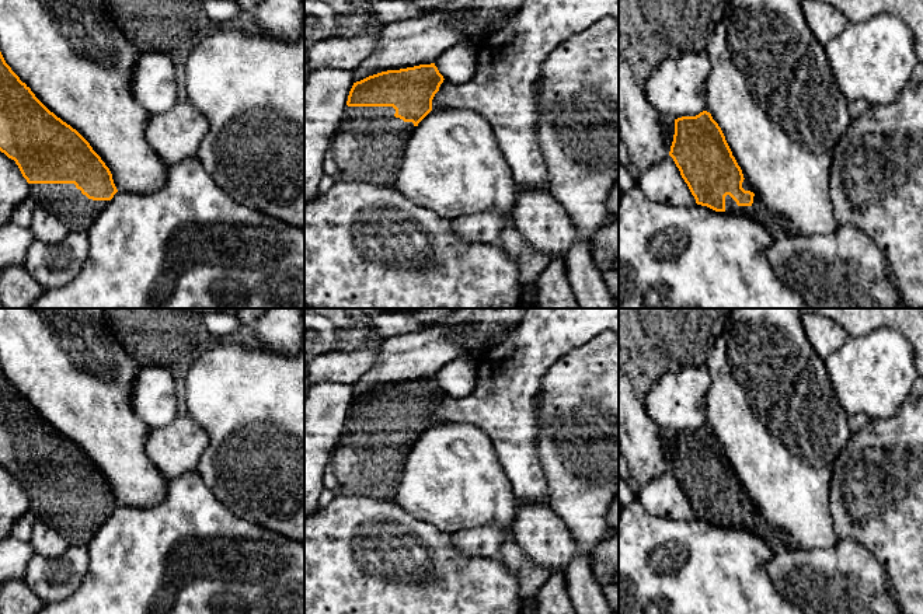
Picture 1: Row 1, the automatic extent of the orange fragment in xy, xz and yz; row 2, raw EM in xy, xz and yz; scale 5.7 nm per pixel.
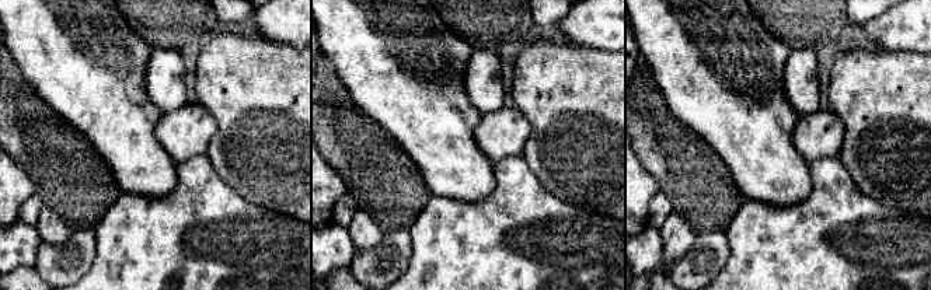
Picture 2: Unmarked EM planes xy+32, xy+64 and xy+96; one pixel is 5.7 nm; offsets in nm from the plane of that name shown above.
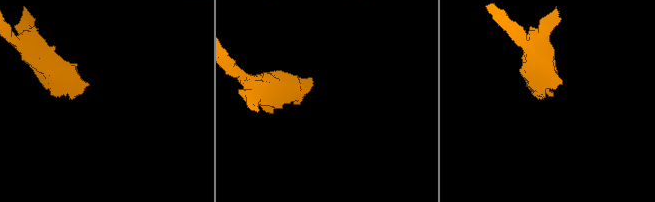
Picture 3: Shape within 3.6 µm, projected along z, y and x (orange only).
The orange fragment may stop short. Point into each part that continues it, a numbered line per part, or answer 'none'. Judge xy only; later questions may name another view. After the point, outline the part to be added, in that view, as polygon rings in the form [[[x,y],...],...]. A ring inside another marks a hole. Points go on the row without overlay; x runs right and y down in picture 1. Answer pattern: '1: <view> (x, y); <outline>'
1: xy (65, 515); [[[29,498],[36,520],[55,528],[70,545],[88,545],[111,514],[93,514],[74,498]]]

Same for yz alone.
1: yz (758, 524); [[[727,509],[725,527],[742,527],[752,530],[755,534],[769,543],[776,551],[787,547],[787,538],[772,527],[756,509],[753,510],[753,517],[750,520],[738,520],[736,516]]]

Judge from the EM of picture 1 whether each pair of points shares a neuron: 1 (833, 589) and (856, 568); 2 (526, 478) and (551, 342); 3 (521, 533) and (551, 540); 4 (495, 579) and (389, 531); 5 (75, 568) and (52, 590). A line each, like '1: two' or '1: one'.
1: one
2: one
3: one
4: one
5: one

